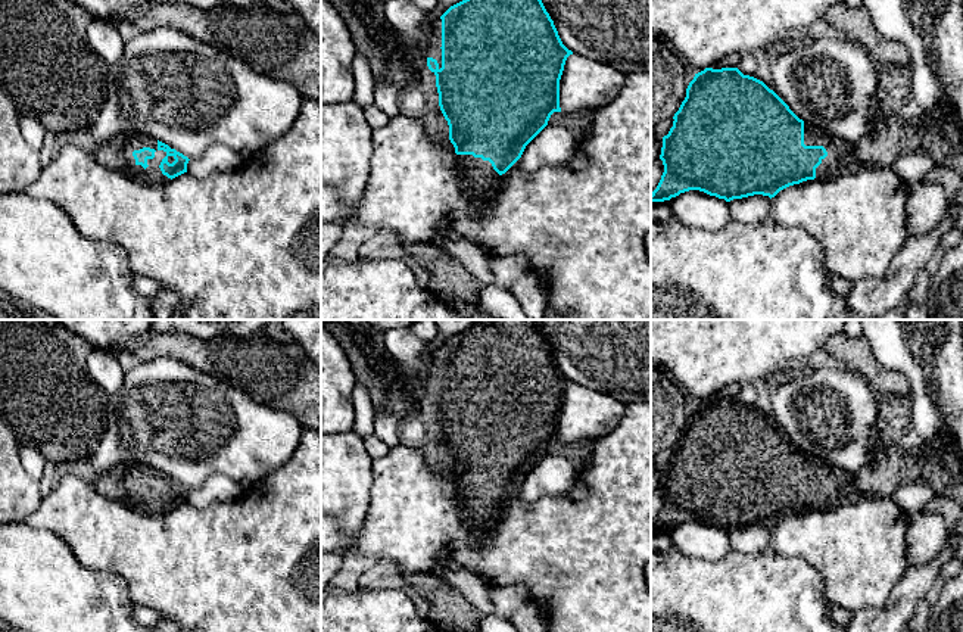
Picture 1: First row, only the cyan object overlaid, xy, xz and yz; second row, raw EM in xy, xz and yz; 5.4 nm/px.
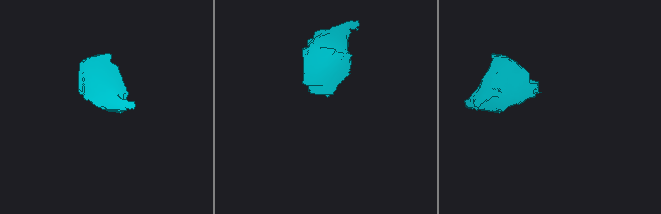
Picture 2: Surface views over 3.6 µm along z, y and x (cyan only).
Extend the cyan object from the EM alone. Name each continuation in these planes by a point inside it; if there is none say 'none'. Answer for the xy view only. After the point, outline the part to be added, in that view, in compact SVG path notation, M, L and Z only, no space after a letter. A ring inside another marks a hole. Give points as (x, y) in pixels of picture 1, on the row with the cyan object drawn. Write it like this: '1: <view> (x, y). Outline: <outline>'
1: xy (117, 153). Outline: M124 133L102 143L93 152L94 159L109 168L124 172L138 183L166 183L171 178L162 174L159 165L166 156L166 152L158 149L158 141L144 134ZM143 147L155 149L155 158L147 159L147 168L135 164L134 150Z

